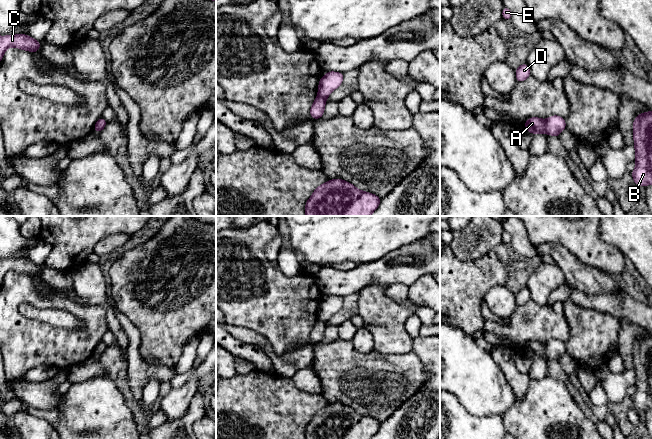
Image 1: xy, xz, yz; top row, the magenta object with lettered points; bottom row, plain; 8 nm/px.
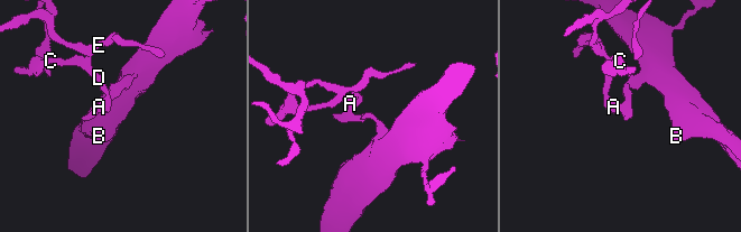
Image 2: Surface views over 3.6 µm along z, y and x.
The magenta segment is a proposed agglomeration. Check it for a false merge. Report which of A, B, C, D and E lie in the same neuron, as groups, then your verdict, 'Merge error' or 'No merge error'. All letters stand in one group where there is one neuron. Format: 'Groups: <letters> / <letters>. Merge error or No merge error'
Groups: A C D E / B. Merge error

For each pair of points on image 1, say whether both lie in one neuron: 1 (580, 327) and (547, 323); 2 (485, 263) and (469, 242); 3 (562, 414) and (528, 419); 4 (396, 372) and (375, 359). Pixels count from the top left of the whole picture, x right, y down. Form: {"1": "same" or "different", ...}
{"1": "different", "2": "different", "3": "same", "4": "same"}

